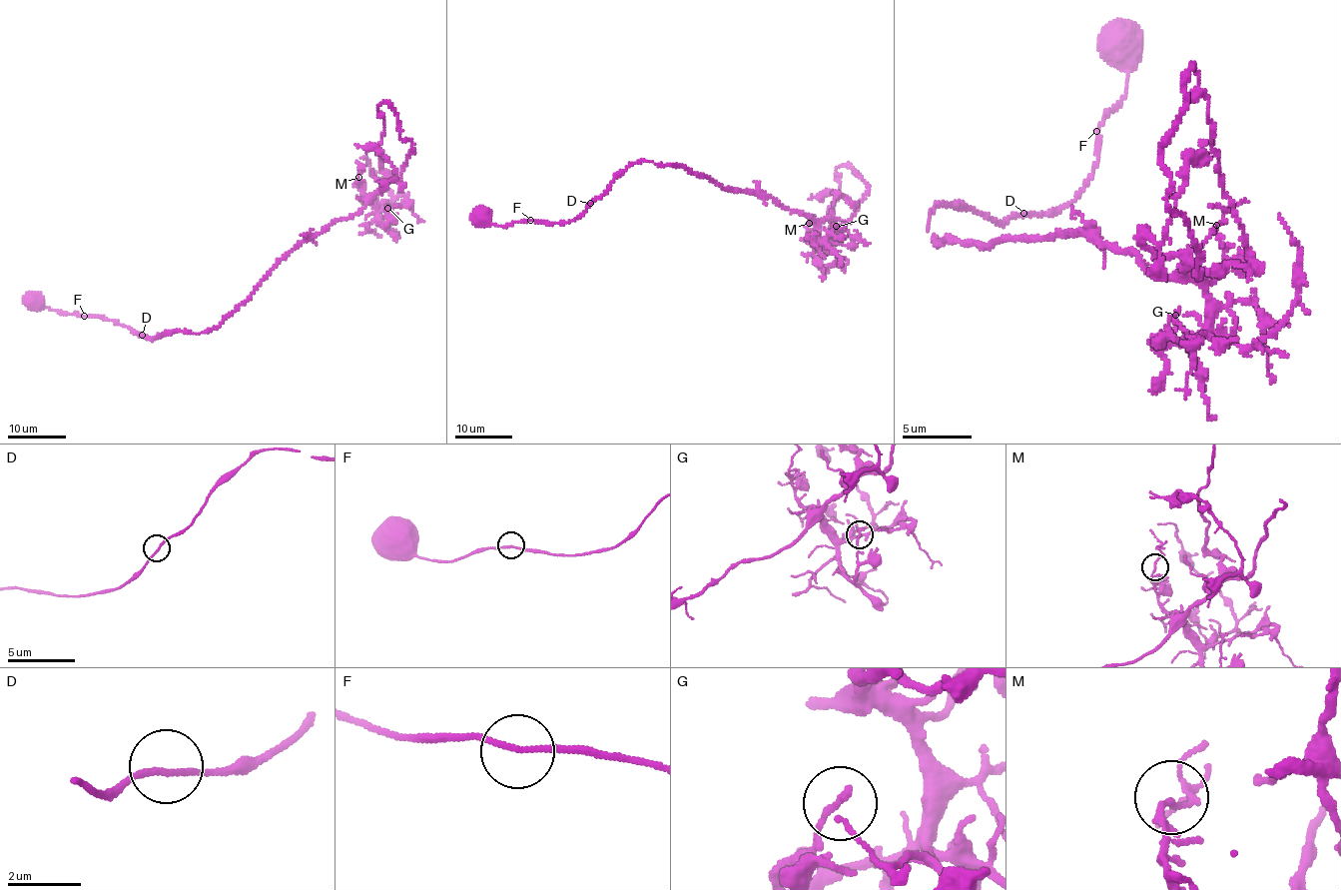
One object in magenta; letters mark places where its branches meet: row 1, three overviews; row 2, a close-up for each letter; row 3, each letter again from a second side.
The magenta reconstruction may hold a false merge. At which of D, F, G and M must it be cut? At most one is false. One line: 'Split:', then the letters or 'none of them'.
Split: none of them

